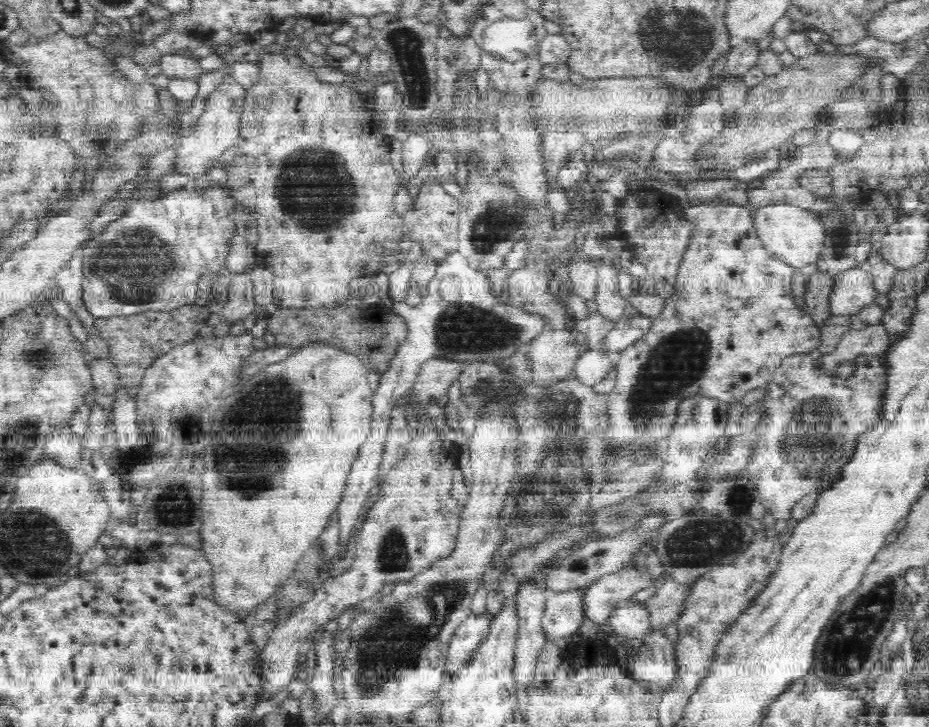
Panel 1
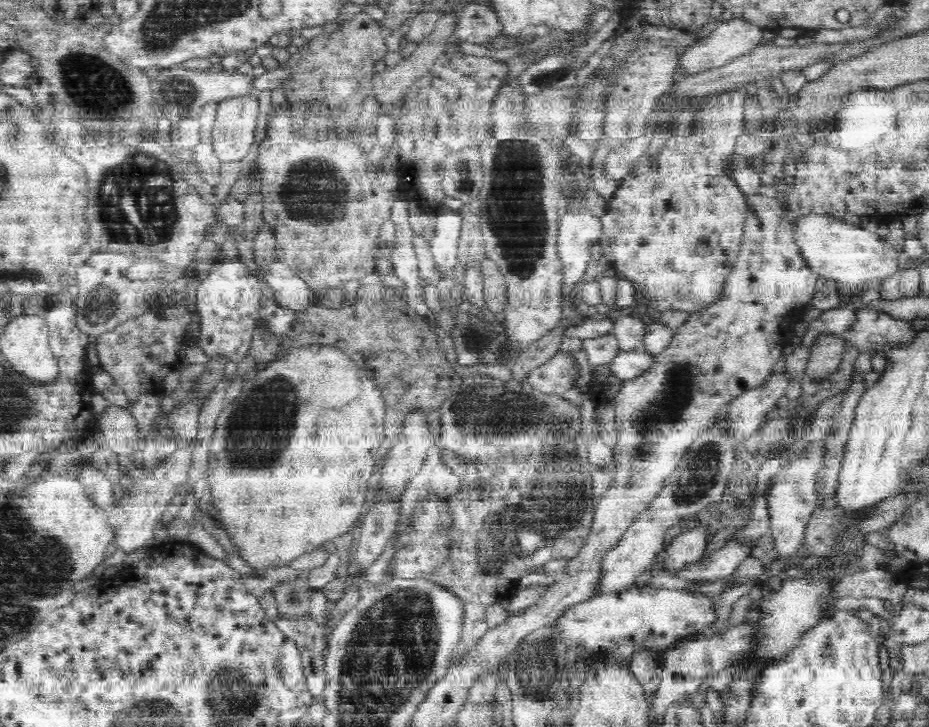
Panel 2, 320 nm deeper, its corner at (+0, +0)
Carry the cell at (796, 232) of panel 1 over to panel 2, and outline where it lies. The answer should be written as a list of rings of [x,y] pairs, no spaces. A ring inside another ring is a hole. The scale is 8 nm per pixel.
[[[800,214],[791,216],[792,242],[798,247],[804,264],[816,275],[832,281],[860,284],[864,280],[887,278],[895,274],[897,258],[902,255],[880,242],[876,234],[866,232],[860,225],[847,224],[831,214]]]

